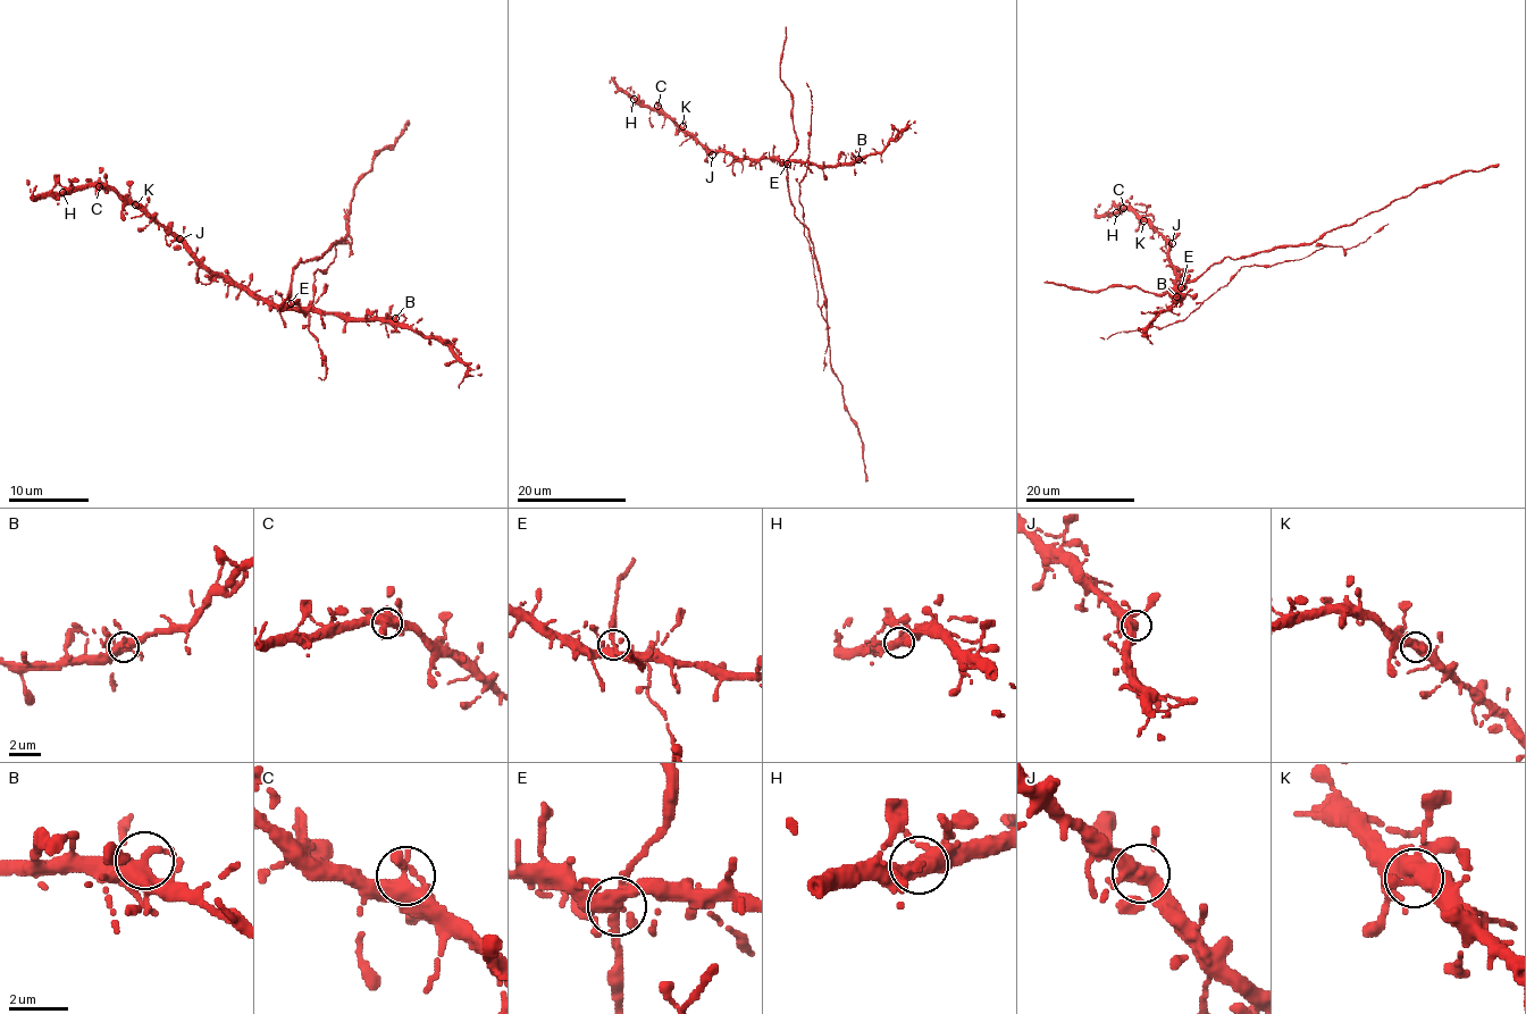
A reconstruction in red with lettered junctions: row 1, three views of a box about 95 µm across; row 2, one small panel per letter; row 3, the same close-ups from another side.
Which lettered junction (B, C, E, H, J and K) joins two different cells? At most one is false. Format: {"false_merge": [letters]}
{"false_merge": []}

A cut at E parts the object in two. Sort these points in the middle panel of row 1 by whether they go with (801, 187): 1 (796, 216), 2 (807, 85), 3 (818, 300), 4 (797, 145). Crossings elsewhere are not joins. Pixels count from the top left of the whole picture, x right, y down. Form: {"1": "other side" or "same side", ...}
{"1": "other side", "2": "same side", "3": "same side", "4": "other side"}

